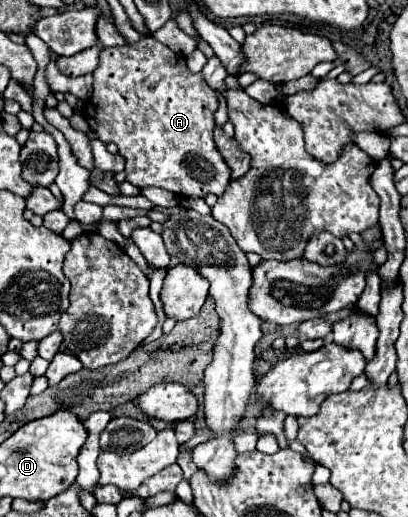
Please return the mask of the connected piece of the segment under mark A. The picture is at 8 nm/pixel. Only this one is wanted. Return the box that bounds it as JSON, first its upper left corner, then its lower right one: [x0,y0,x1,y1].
[84,37,232,197]

